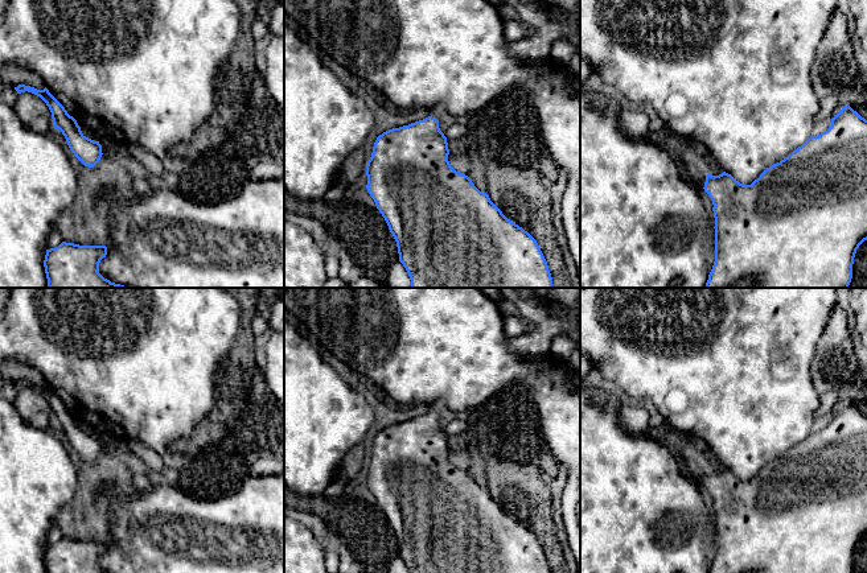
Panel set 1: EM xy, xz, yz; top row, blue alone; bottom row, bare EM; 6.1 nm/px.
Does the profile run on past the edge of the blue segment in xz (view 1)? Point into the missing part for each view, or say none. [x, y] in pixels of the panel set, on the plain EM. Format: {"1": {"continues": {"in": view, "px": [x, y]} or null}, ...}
{"1": {"continues": {"in": "xz", "px": [436, 407]}}}

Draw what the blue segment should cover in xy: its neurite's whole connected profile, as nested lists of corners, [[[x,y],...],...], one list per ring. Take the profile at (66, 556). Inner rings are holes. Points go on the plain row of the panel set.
[[[62,537],[46,545],[44,562],[46,573],[103,573],[99,558],[107,551],[106,541],[79,541]]]

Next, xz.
[[[437,400],[430,405],[428,413],[383,428],[377,433],[366,461],[367,489],[374,495],[396,537],[399,557],[408,572],[551,573],[537,536],[508,515],[489,491],[480,487],[468,471],[451,462],[447,433],[439,424],[439,415],[445,409],[445,403]]]

